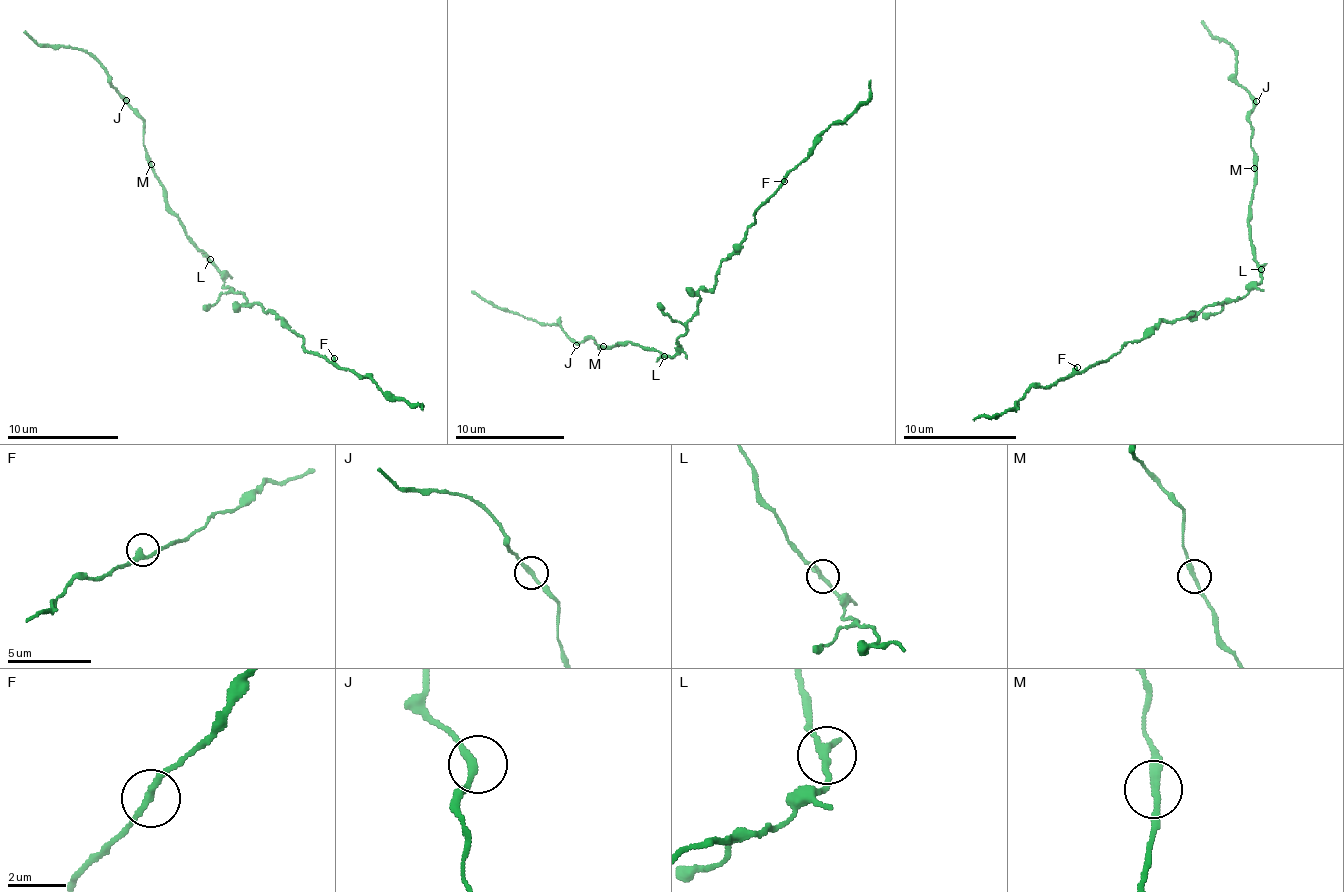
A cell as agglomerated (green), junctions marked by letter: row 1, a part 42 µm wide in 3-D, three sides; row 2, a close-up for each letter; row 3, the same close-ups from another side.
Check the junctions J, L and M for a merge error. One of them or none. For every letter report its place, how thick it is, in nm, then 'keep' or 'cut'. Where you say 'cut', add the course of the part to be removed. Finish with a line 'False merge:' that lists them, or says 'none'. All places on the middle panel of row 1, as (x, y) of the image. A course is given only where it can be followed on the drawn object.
J: at (576, 345); 240 nm thick; keep
L: at (664, 356); 240 nm thick; cut; foreign part runs (663, 357), (697, 309), (698, 291), (717, 283), (759, 205), (818, 138), (871, 95), (871, 79)
M: at (603, 346); 240 nm thick; keep
False merge: L

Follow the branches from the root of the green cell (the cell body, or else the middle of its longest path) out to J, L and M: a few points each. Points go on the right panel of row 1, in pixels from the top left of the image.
J: (1239, 298), (1259, 281), (1256, 248), (1250, 236), (1249, 215), (1255, 186), (1254, 148), (1248, 113), (1256, 101)
L: (1239, 298), (1259, 281), (1262, 269)
M: (1239, 298), (1259, 281), (1256, 248), (1250, 236), (1249, 204), (1255, 189), (1254, 168)

